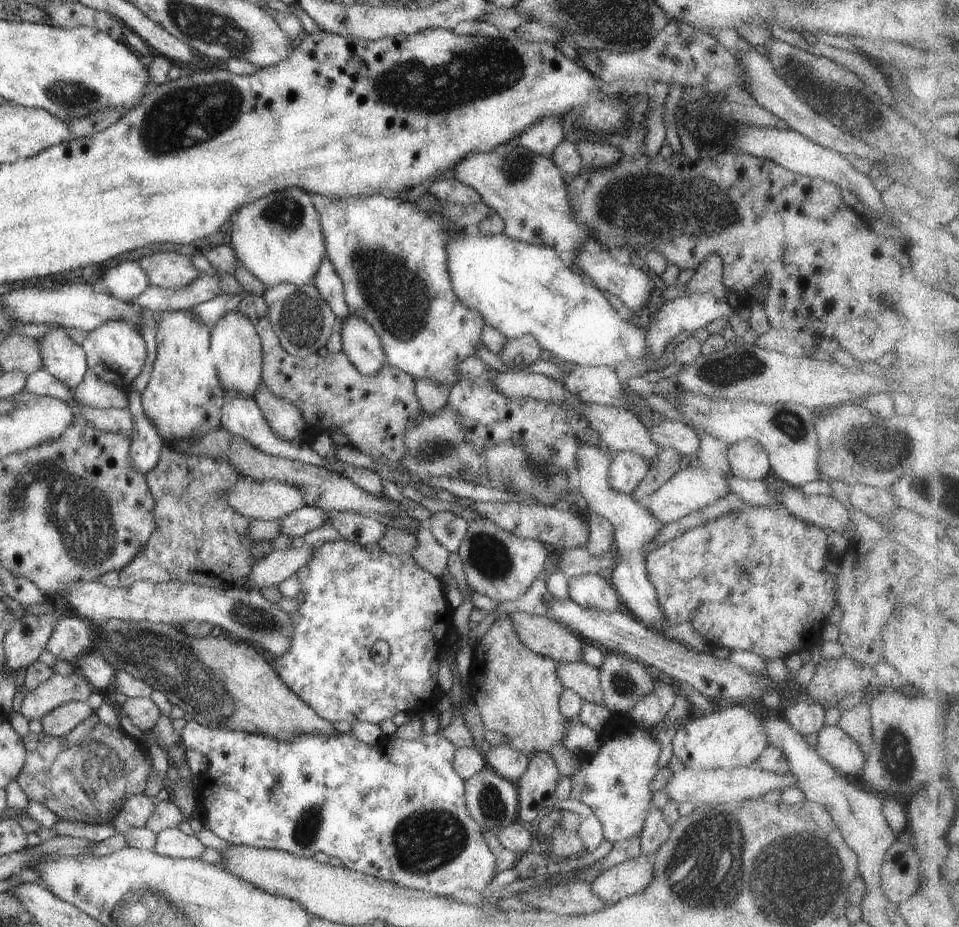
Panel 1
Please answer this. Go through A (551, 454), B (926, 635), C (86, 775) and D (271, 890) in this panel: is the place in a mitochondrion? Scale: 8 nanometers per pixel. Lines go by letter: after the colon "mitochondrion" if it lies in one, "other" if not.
A: mitochondrion
B: other
C: mitochondrion
D: other

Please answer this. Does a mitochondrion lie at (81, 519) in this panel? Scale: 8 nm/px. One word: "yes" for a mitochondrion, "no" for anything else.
yes

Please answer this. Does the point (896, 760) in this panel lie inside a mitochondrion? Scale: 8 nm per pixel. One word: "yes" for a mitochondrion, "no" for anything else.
yes

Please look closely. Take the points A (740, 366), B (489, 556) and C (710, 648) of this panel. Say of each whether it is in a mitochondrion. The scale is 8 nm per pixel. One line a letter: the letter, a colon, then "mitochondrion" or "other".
A: mitochondrion
B: mitochondrion
C: other

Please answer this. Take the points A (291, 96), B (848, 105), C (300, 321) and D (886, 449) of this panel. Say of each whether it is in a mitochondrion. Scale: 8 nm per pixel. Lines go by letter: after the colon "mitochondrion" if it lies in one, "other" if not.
A: other
B: mitochondrion
C: mitochondrion
D: mitochondrion

